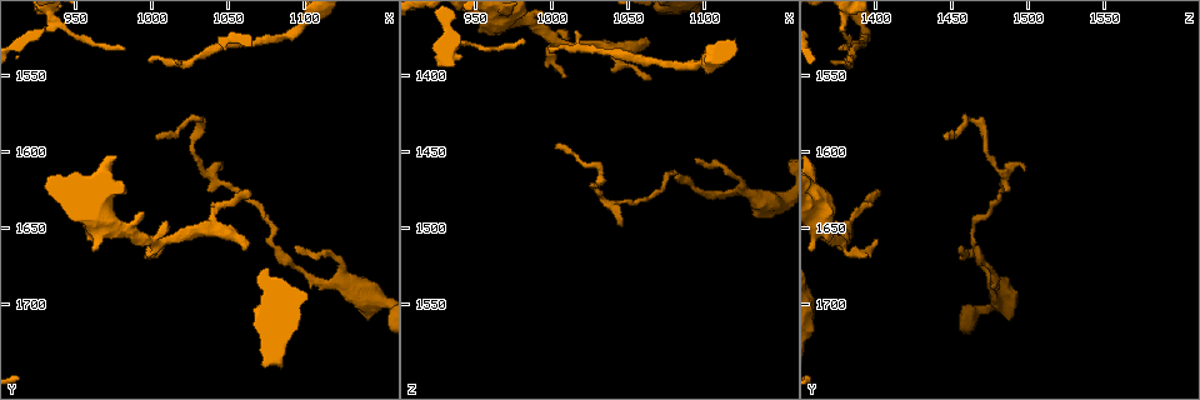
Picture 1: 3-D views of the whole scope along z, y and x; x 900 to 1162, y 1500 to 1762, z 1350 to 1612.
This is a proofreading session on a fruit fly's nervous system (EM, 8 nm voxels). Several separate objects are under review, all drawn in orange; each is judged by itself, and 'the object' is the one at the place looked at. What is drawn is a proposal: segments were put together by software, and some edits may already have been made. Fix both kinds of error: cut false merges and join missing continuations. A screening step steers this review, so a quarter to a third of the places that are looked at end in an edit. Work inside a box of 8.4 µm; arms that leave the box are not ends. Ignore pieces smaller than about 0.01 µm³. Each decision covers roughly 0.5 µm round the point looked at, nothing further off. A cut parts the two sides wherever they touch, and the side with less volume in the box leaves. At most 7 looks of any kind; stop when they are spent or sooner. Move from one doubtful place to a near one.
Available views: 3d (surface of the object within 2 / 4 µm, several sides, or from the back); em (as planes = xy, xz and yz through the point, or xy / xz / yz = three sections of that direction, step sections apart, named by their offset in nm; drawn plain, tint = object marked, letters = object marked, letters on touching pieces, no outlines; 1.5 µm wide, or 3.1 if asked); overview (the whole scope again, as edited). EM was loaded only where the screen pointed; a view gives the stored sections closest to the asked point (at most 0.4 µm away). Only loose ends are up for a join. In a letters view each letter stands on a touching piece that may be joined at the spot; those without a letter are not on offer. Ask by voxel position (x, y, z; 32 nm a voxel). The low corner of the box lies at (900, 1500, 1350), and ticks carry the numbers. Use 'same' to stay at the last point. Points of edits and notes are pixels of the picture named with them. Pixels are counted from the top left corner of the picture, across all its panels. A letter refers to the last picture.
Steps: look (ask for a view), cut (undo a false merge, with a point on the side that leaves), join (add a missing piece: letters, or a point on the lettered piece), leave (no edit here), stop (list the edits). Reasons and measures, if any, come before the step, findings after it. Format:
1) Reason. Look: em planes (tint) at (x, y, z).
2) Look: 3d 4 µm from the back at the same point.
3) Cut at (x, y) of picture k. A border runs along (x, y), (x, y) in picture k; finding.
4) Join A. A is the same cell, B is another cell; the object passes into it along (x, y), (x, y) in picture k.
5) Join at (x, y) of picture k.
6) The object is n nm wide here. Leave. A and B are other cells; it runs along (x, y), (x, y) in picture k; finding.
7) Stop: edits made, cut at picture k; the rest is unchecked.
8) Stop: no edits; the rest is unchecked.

Free end. Look: em planes (letters) at (1062, 1662, 1376).

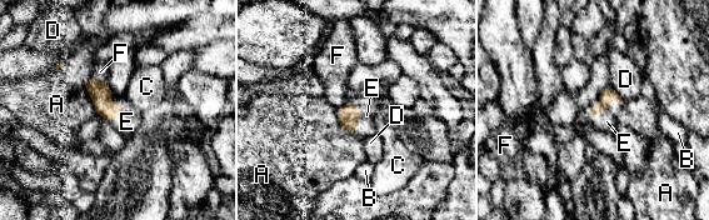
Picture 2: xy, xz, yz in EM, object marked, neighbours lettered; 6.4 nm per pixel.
Join E. E is the same cell, A, B, C, D and F are other cells; the cell continues.

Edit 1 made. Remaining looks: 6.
Tapers out. Look: 3d 4 µm at (1004, 1590, 1446).

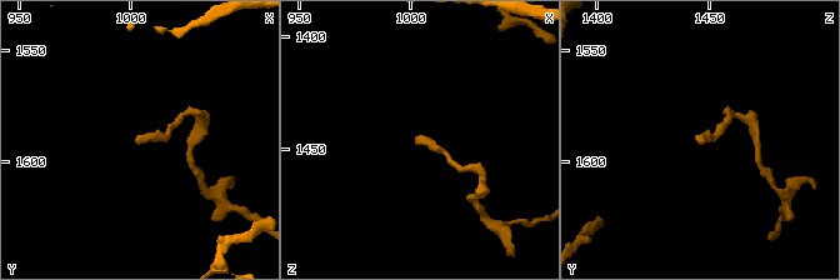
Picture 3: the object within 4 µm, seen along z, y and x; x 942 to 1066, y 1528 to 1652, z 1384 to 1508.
Look: em planes (tint) at (1003, 1592, 1445).

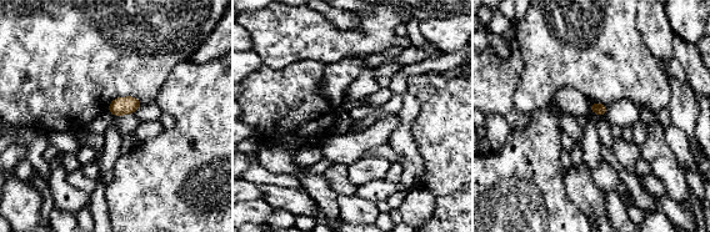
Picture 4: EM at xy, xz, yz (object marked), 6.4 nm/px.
See the neighbours. Look: em planes (letters) at the same point.

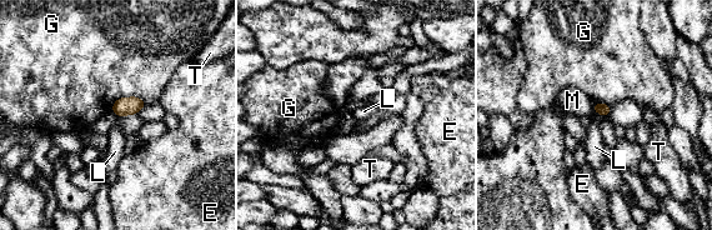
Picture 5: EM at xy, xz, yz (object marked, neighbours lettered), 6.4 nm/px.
The object is 80 nm wide here. Leave. E, G, L, M and T are other cells; a border runs along (116, 115), (123, 116) in picture 5; no lettered piece goes on from it.

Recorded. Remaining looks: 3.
Free end. Look: em xz step 8 (tint) at (982, 1532, 1374).

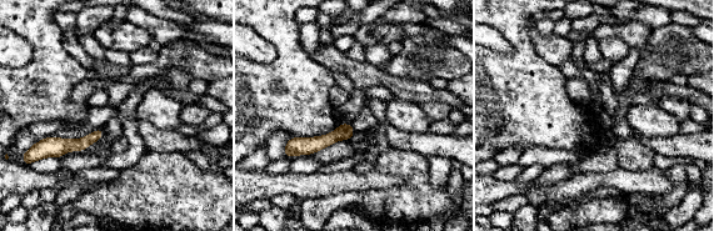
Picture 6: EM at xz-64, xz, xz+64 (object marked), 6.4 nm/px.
Another direction. Look: em xy step 4 (letters) at the same point.

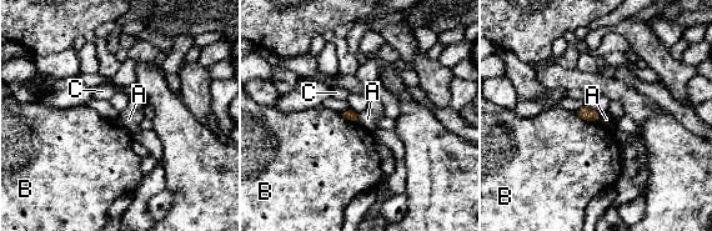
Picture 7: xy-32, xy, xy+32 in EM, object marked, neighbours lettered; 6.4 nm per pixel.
Leave. A, B and C are other cells; a border runs along (359, 114), (355, 120) in picture 7; no lettered piece goes on from it.

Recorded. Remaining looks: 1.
Stop: edits made, join at picture 2; the rest is unchecked.

